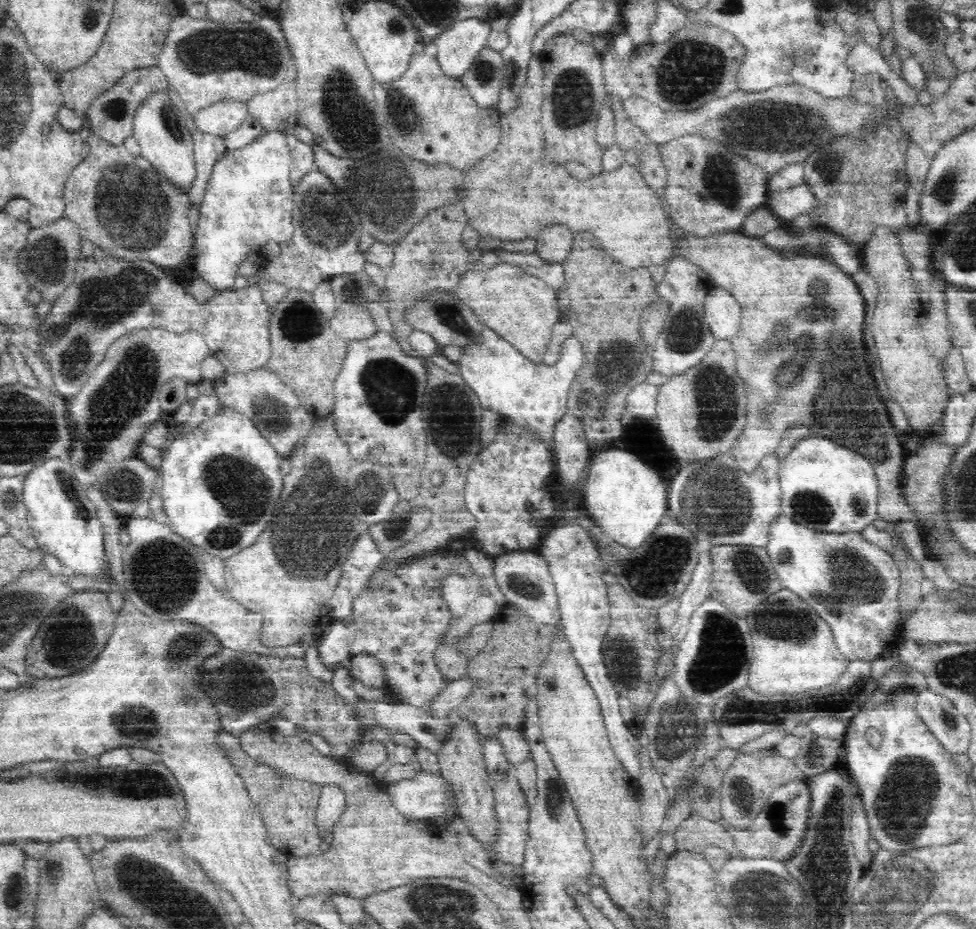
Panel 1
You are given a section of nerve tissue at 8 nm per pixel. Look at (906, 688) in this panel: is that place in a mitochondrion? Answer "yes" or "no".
no

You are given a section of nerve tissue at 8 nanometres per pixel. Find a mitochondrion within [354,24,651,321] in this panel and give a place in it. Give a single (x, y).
(572, 98)

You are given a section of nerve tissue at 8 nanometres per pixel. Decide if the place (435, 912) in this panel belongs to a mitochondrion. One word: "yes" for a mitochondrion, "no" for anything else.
yes

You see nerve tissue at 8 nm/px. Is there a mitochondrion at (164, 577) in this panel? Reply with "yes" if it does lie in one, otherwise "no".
yes

